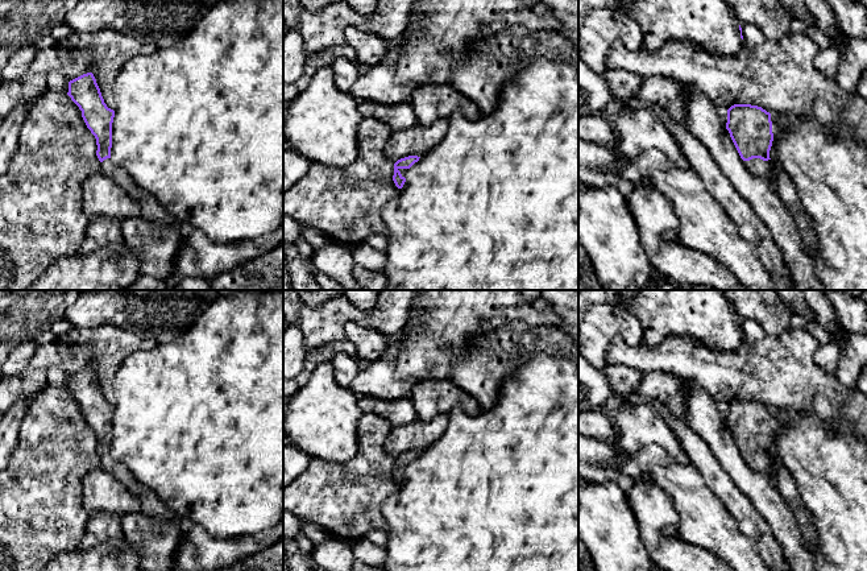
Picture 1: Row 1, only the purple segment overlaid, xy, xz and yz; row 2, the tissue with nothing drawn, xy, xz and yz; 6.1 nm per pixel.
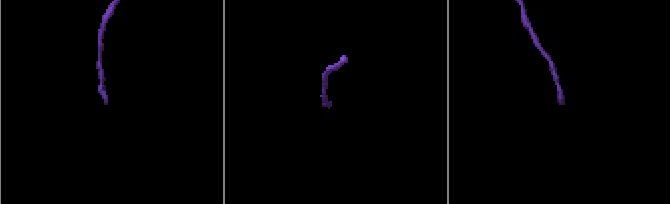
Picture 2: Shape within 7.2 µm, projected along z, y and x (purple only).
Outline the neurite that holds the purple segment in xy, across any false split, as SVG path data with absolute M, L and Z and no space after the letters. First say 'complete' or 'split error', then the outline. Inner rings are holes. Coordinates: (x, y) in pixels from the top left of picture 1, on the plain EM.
split error | M87 368L70 376L67 390L79 402L87 423L96 434L96 451L101 458L100 467L113 475L130 493L138 497L144 514L179 524L178 516L159 501L153 491L138 483L124 463L111 456L115 406L104 398L94 369Z

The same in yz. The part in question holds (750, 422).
split error | M734 400L727 405L726 425L746 463L775 484L773 456L769 454L773 436L771 409L758 401Z

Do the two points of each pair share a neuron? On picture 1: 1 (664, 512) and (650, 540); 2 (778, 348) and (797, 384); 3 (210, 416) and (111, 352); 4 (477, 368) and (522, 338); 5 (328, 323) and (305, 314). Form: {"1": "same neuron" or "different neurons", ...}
{"1": "same neuron", "2": "same neuron", "3": "different neurons", "4": "same neuron", "5": "same neuron"}

